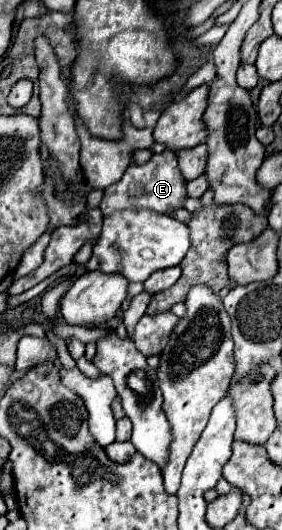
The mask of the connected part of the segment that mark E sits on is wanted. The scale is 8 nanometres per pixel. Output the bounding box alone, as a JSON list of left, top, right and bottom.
[99,150,187,216]

